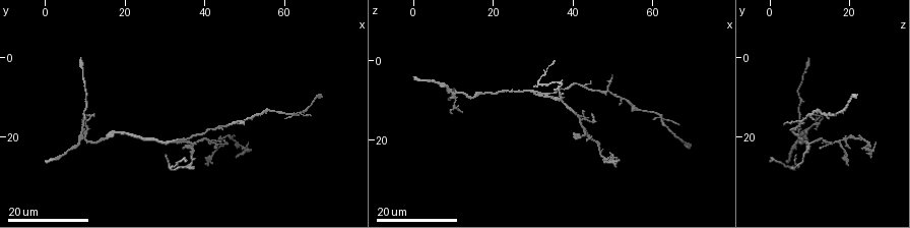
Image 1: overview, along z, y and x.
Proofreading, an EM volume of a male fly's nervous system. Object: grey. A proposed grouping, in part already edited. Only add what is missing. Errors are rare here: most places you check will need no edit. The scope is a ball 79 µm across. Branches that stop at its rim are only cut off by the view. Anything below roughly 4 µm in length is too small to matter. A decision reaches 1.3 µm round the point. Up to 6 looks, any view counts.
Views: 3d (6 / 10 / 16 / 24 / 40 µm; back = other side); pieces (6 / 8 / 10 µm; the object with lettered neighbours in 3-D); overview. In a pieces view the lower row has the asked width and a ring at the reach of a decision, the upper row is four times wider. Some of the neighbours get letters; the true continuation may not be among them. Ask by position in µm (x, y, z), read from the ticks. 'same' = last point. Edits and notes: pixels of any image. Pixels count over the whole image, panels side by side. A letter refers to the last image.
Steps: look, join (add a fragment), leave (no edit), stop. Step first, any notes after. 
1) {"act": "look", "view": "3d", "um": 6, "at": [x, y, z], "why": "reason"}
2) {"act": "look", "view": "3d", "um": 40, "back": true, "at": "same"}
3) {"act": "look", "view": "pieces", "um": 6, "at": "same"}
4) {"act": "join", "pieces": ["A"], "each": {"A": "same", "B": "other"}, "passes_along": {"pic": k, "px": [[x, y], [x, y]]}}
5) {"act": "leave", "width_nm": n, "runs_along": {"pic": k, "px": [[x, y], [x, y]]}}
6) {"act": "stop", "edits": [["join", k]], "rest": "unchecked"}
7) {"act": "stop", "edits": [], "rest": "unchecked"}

{"act": "look", "view": "3d", "um": 24, "at": [40.5, 27.0, 20.0]}

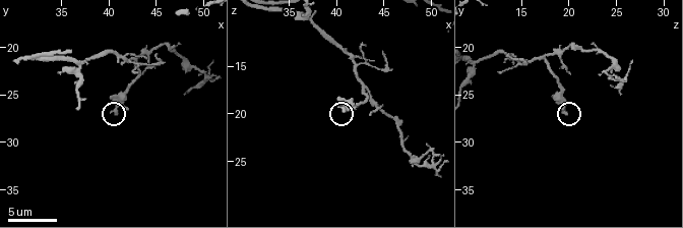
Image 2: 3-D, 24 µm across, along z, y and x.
{"act": "look", "view": "pieces", "um": 6, "at": [40.6, 26.8, 19.6]}

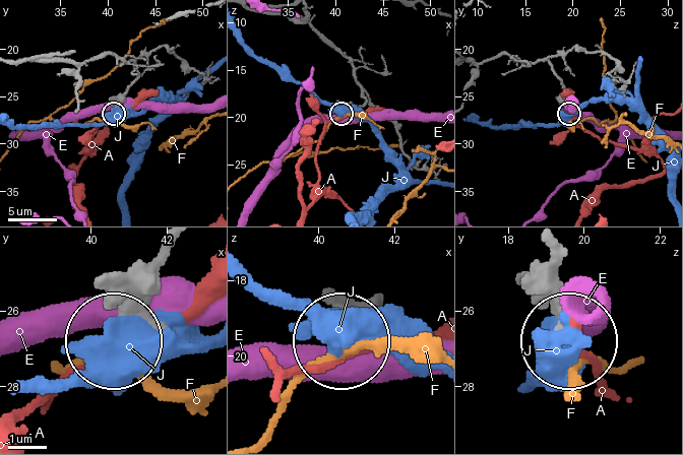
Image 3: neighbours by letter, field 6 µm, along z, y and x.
{"act": "leave", "width_nm": 250, "each": {"A": "other", "E": "other", "F": "other", "J": "other"}, "runs_along": {"pic": 3, "px": [[62, 61], [112, 54], [133, 61], [134, 80], [115, 113]]}, "found": "none of them fits"}

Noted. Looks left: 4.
{"act": "look", "view": "pieces", "um": 8, "at": [43.6, 22.8, 20.0], "why": "tapers out"}

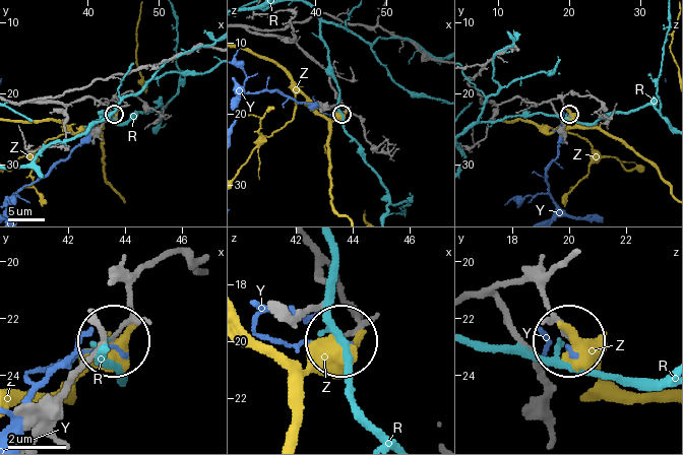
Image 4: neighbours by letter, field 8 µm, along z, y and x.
{"act": "leave", "each": {"R": "other", "Y": "other", "Z": "other"}, "found": "none of them fits"}

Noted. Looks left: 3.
{"act": "look", "view": "3d", "um": 16, "at": [35.5, 26.0, 0.0], "why": "long arm stops here"}

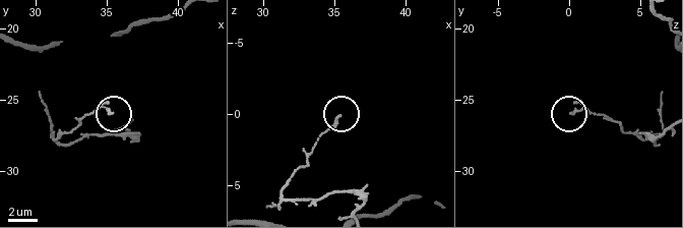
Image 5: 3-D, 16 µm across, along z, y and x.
{"act": "look", "view": "pieces", "um": 6, "at": [35.4, 25.8, 0.0]}

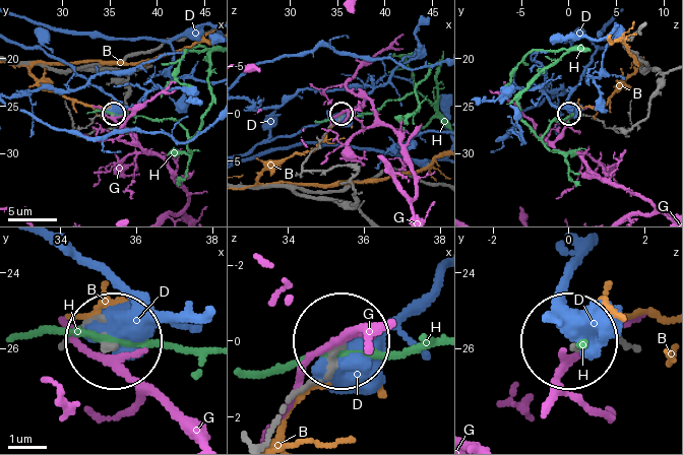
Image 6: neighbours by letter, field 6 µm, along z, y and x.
{"act": "leave", "width_nm": 170, "each": {"B": "other", "D": "other", "G": "other", "H": "other"}, "found": "none of them fits"}

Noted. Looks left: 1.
{"act": "stop", "edits": [], "rest": "unchecked"}

